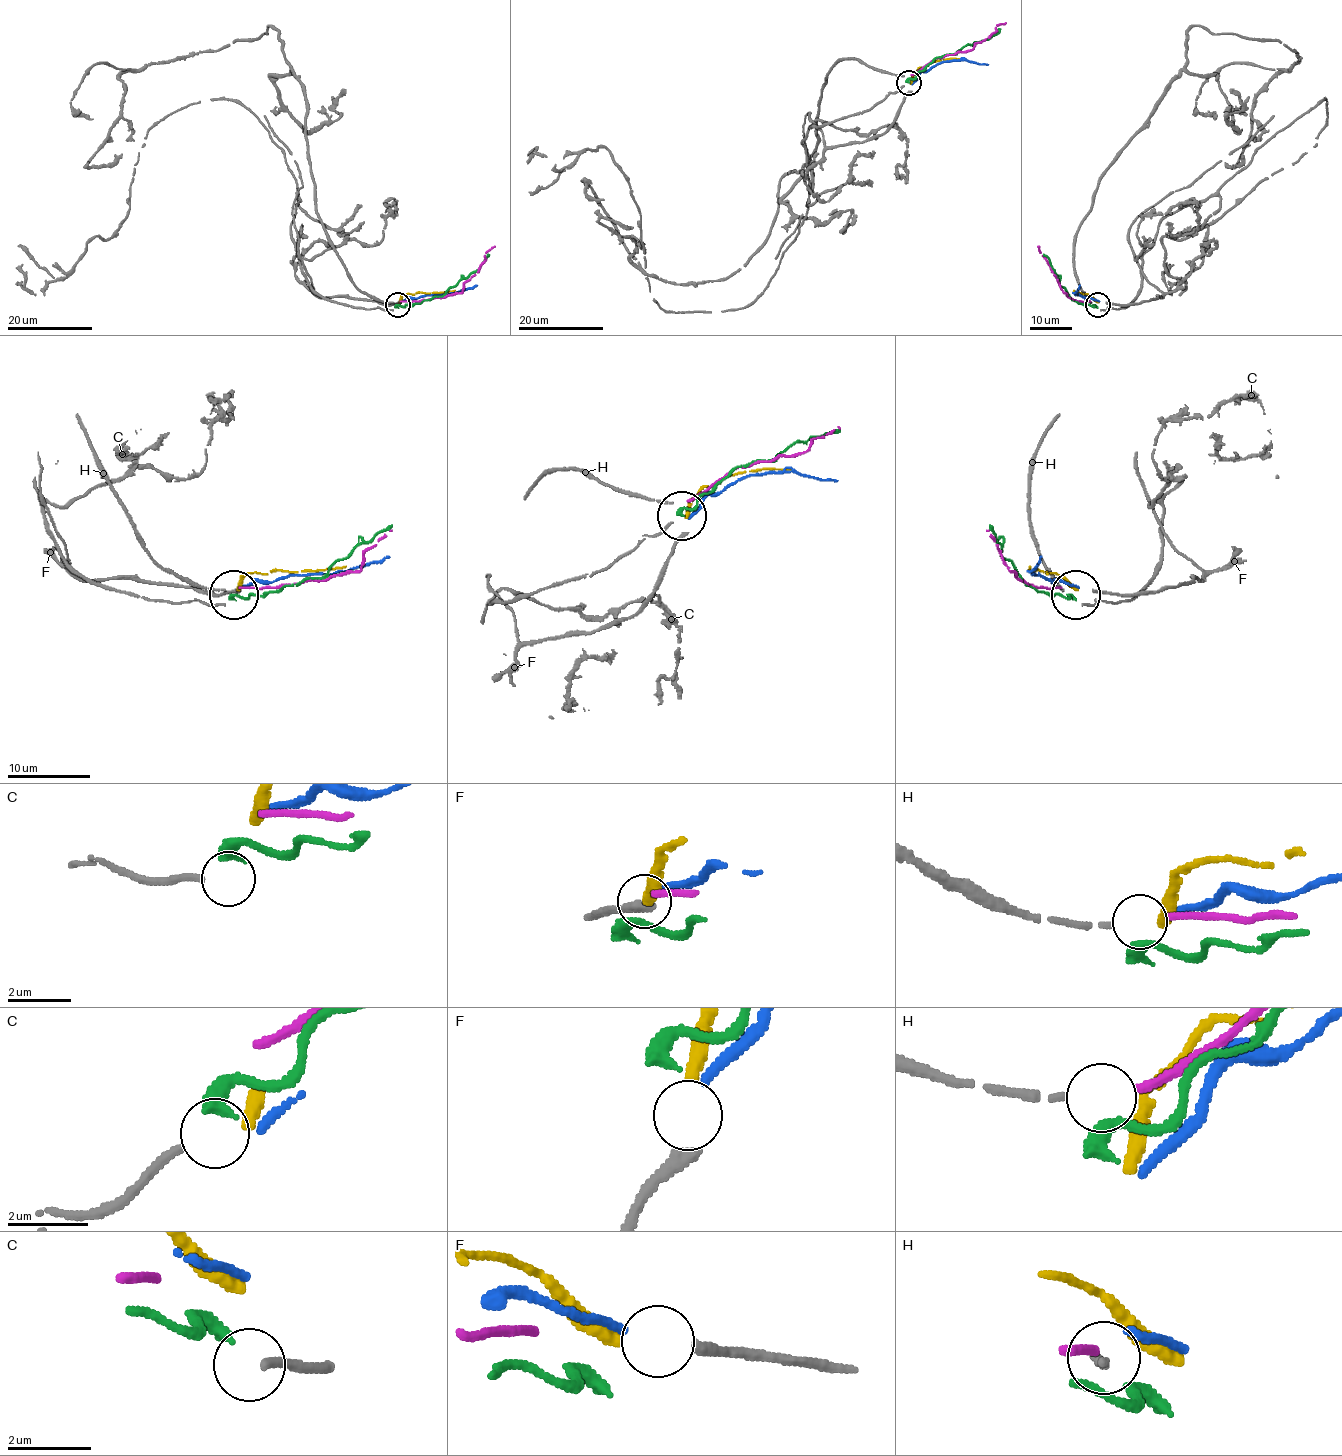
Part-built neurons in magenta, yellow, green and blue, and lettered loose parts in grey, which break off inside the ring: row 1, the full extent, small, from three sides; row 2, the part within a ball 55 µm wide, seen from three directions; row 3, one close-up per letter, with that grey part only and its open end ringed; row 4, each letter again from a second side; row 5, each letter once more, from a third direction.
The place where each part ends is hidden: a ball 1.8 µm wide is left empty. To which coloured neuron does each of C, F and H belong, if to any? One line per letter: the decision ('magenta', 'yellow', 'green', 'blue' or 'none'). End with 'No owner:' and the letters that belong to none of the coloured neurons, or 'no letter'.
C: green
F: blue
H: magenta
No owner: no letter

